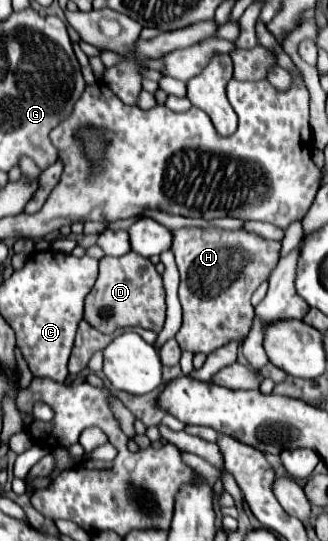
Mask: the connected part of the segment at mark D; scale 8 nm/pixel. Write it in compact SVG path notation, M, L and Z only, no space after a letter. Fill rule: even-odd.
M135 253L99 259L99 277L85 299L83 319L105 335L123 327L143 327L159 333L165 323L165 291L155 265Z

